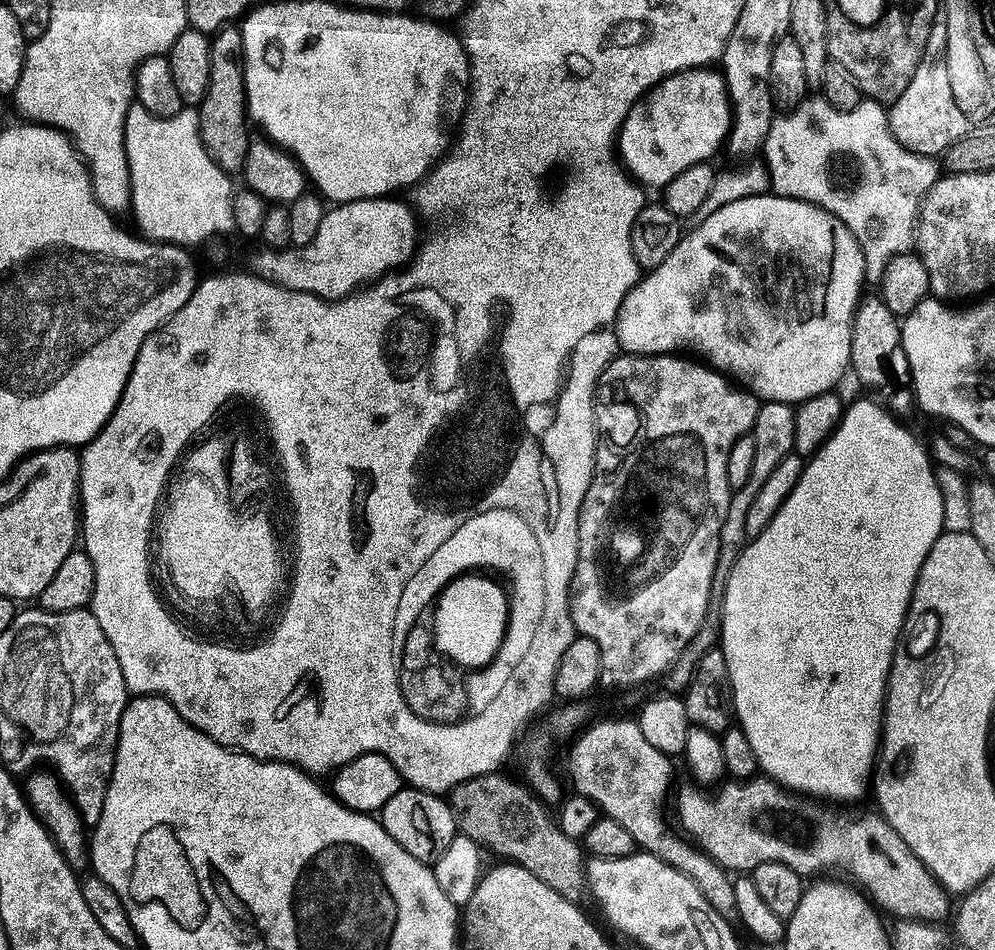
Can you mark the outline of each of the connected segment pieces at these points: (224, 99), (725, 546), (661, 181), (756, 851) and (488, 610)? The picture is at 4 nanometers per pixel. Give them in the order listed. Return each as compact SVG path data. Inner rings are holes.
M225 26L211 37L211 54L208 92L199 105L200 134L204 145L216 163L229 174L236 174L245 167L248 157L250 129L247 114L247 96L244 93L244 34L239 27Z
M782 402L761 403L758 410L758 422L754 422L750 433L754 442L754 470L750 470L750 482L742 486L742 490L733 492L730 510L726 514L726 526L722 526L722 550L718 558L718 570L714 574L714 586L712 587L713 597L720 598L724 595L724 588L728 585L730 574L738 562L741 552L749 543L750 537L746 530L746 514L750 512L750 506L754 504L754 498L758 498L762 486L766 486L766 481L774 470L778 470L778 465L793 455L796 450L796 408L790 404Z
M693 68L690 72L669 77L642 97L624 119L618 137L618 152L623 157L623 167L641 185L663 190L678 178L678 174L686 174L686 170L694 166L715 161L715 156L727 145L728 133L732 131L732 101L728 99L728 85L723 75L712 71L716 70Z
M767 778L725 783L716 800L704 793L707 791L691 787L681 790L676 804L683 831L733 874L750 874L767 864L785 864L805 878L835 874L862 889L883 913L894 918L919 917L942 924L953 915L954 909L935 881L900 880L901 840L879 814L860 812L855 816L848 810L843 816L843 811L793 794Z
M482 574L456 577L440 594L434 618L434 644L450 661L475 672L496 660L511 620L507 591Z

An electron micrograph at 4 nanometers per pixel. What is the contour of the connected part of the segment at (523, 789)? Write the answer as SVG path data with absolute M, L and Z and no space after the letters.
M491 774L474 778L470 782L460 784L450 793L452 809L456 811L456 822L459 831L468 836L481 849L494 852L503 861L511 861L520 865L534 878L546 882L550 890L558 890L562 898L567 900L583 901L588 887L588 870L585 864L586 852L577 841L566 838L562 830L548 817L549 809L542 806L542 801L531 788L525 786L519 779L511 780L503 774Z

